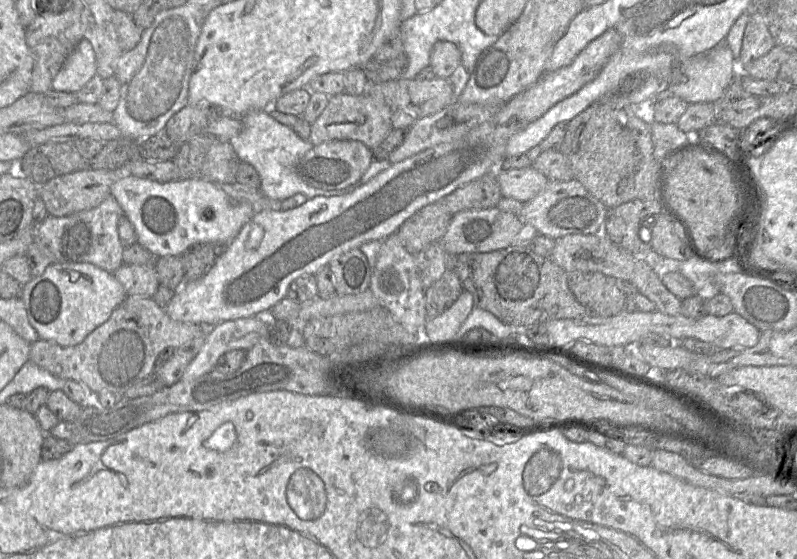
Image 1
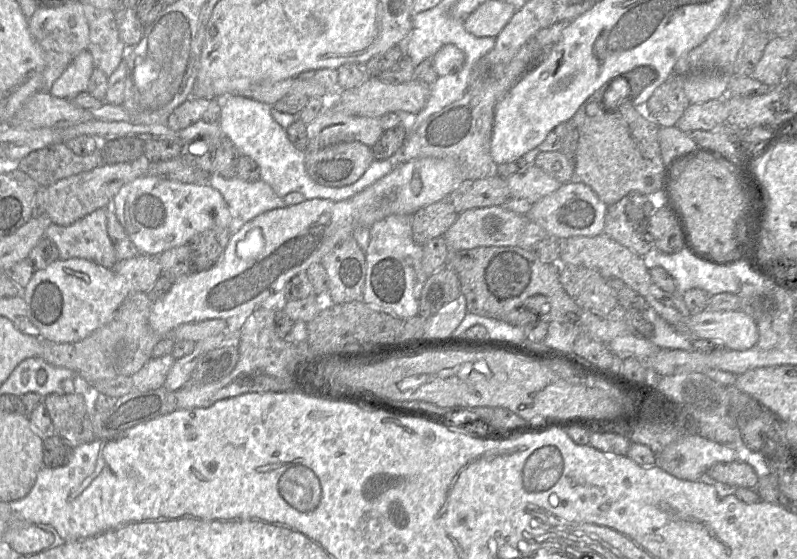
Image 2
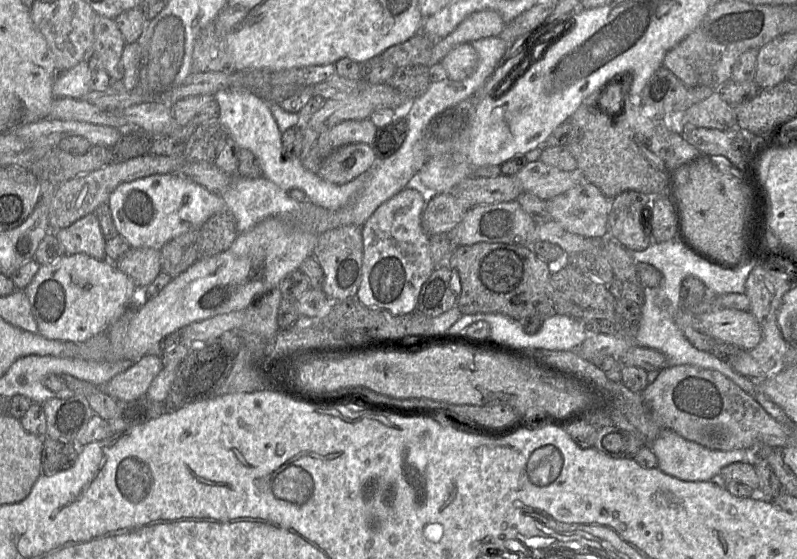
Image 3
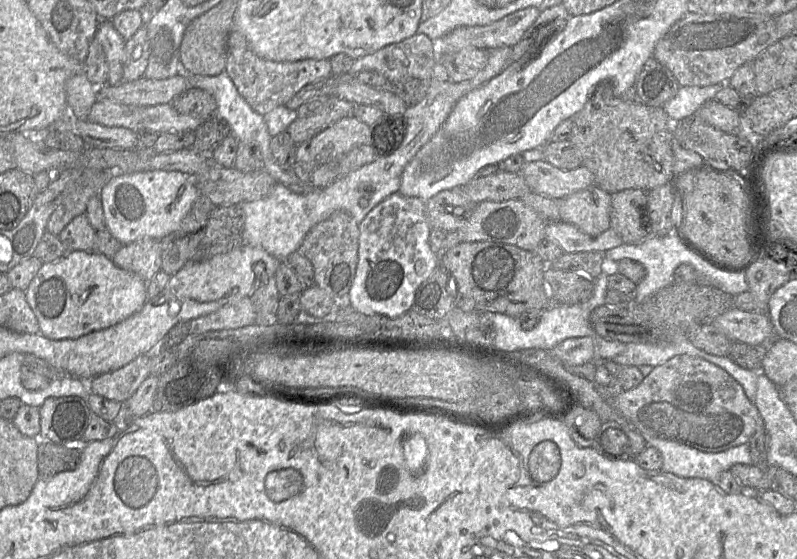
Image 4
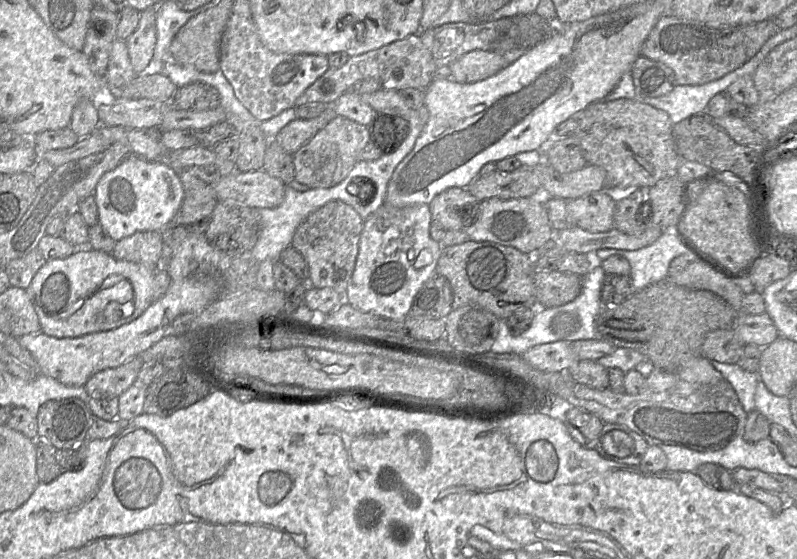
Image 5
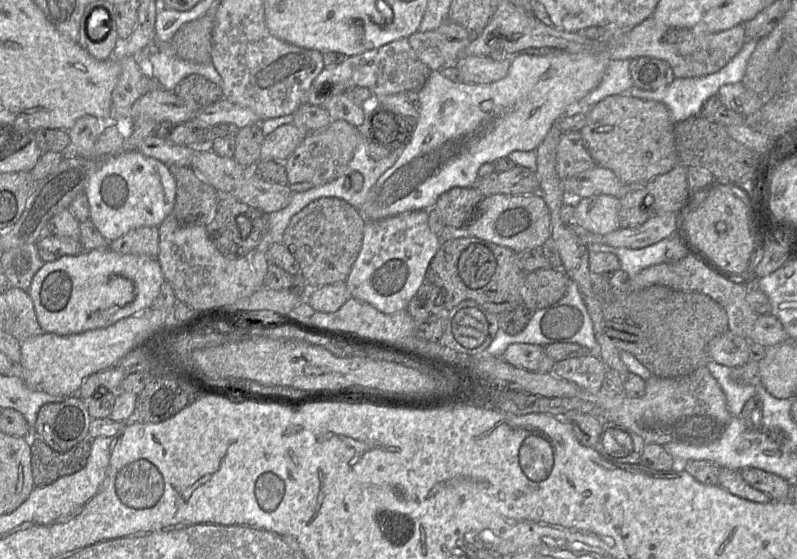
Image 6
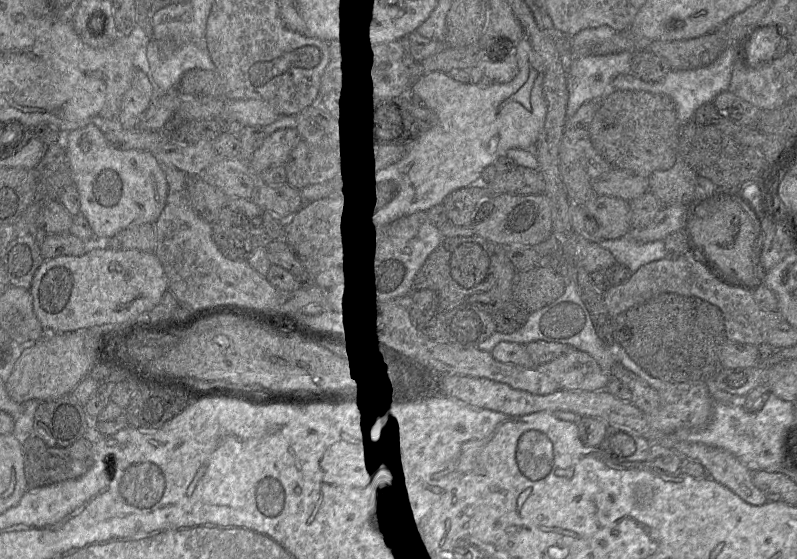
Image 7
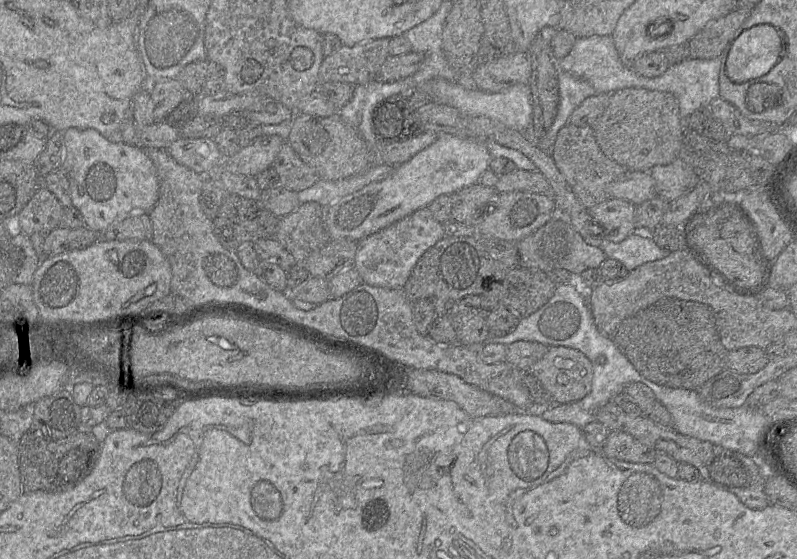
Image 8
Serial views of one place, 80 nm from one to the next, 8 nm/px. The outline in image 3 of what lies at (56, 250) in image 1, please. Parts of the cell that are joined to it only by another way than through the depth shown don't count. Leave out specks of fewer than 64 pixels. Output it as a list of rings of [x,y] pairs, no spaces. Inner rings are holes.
[[[90,213],[67,228],[53,231],[66,254],[84,253],[99,260],[106,259],[106,238],[95,213]]]

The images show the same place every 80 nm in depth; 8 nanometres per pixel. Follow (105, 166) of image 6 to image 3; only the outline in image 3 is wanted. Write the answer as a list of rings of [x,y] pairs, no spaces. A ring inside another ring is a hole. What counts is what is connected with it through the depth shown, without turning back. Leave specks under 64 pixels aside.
[[[176,173],[154,174],[122,183],[111,193],[107,204],[119,235],[124,237],[132,248],[145,247],[157,250],[161,250],[167,242],[180,235],[200,229],[213,215],[227,210],[221,195],[210,192]]]

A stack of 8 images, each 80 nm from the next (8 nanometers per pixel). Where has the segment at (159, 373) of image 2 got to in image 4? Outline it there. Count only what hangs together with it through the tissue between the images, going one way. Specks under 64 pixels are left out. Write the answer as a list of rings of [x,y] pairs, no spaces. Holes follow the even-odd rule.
[[[140,355],[125,366],[88,381],[89,393],[120,403],[128,400],[150,375],[151,355]]]

